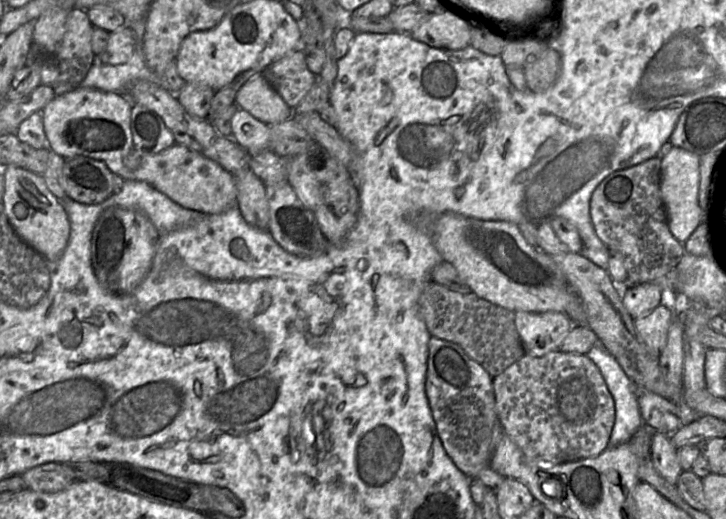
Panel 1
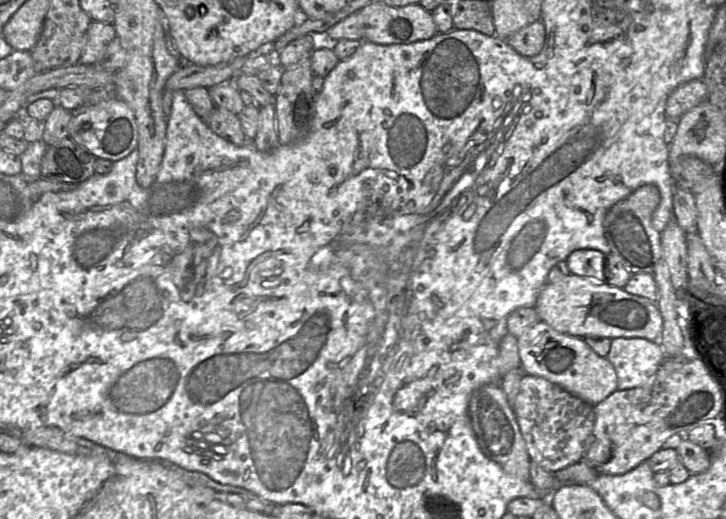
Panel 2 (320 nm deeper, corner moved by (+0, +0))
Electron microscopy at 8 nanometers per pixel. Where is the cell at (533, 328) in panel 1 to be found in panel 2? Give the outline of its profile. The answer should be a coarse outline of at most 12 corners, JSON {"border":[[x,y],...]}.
{"border":[[538,322],[520,367],[591,405],[617,390],[606,357]]}

